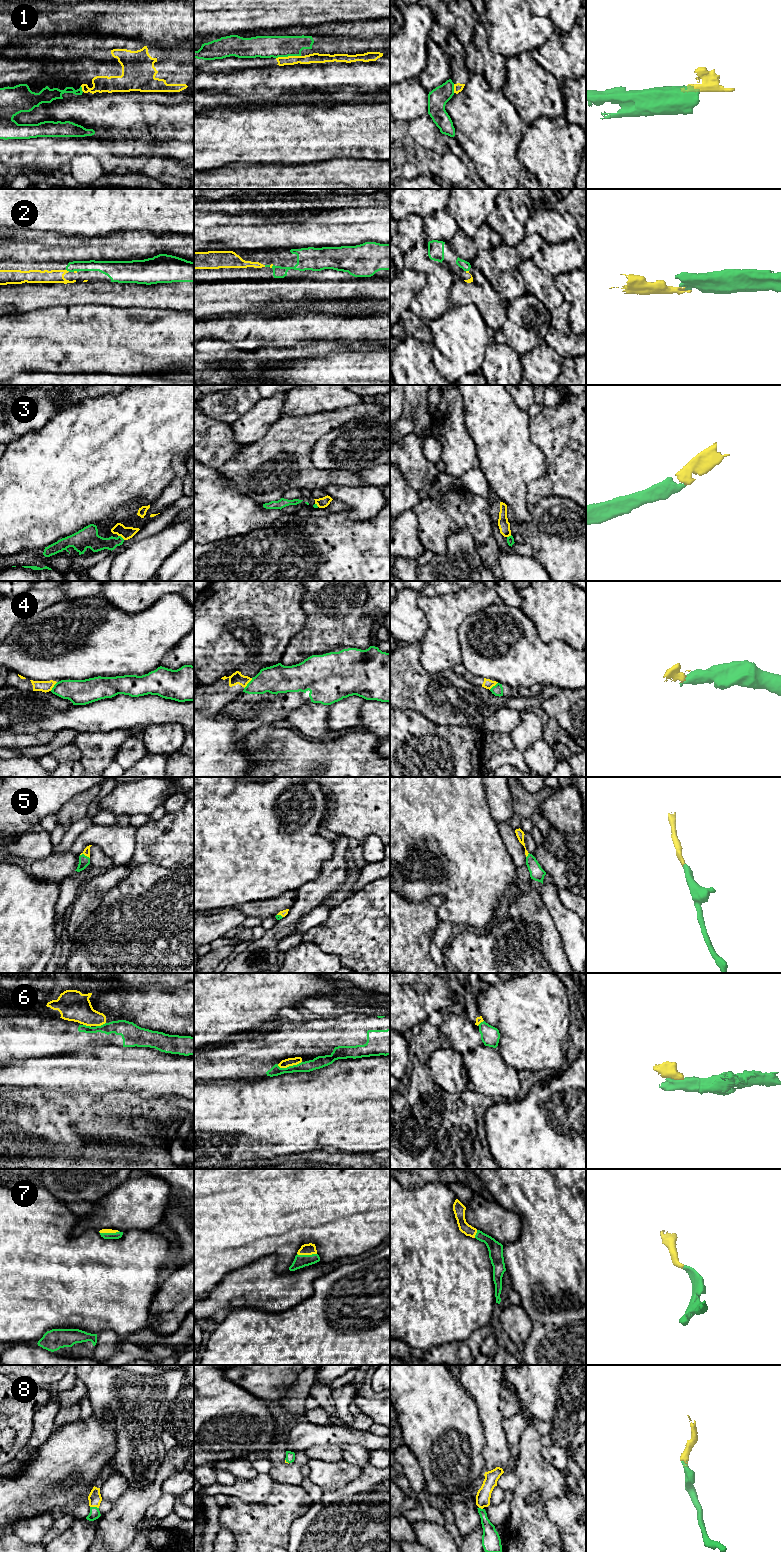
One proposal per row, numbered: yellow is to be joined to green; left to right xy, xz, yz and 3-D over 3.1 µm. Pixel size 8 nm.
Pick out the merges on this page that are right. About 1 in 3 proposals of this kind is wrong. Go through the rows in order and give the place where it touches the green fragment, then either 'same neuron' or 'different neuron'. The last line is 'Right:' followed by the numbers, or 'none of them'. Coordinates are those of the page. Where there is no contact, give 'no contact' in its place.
1: contact xz (288, 55); different neuron
2: contact xy (68, 270); same neuron
3: contact xy (120, 536); same neuron
4: contact xz (248, 683); different neuron
5: contact xy (84, 855); same neuron
6: contact xz (289, 1066); different neuron
7: contact xy (109, 1233); same neuron
8: contact xy (94, 1507); same neuron
Right: 2, 3, 5, 7, 8

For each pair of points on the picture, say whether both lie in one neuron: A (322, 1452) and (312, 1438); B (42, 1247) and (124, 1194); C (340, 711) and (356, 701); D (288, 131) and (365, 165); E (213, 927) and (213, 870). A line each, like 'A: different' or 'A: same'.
A: different
B: different
C: same
D: different
E: different

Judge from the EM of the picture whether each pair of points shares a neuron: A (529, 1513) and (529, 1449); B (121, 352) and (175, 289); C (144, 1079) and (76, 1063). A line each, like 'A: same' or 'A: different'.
A: same
B: different
C: same

